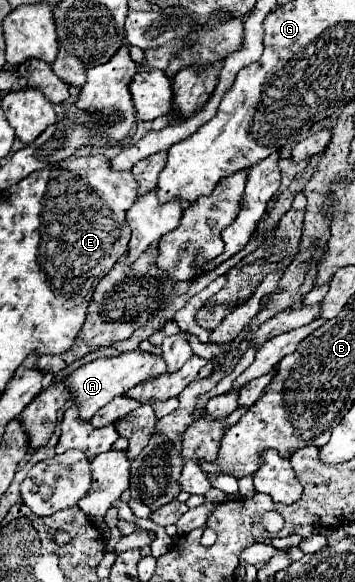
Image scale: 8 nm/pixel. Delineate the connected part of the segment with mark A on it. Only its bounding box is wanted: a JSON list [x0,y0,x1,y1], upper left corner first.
[65,350,165,422]

